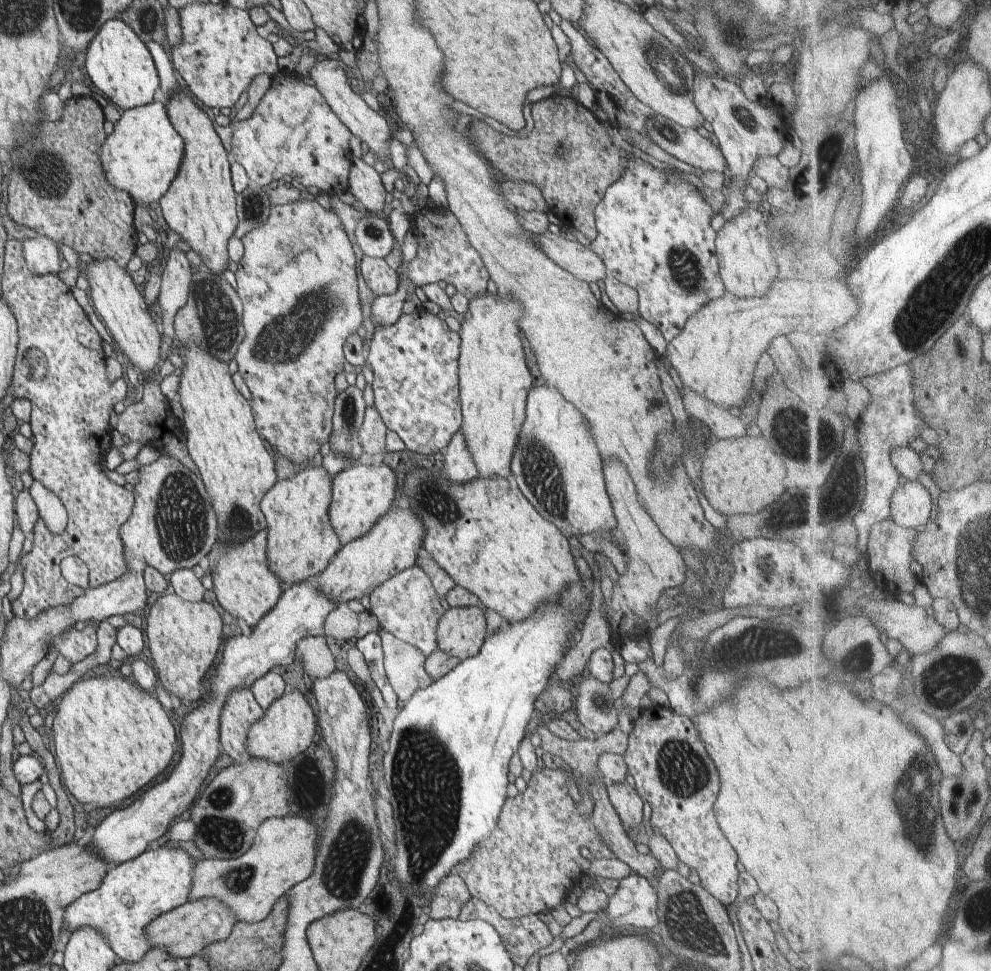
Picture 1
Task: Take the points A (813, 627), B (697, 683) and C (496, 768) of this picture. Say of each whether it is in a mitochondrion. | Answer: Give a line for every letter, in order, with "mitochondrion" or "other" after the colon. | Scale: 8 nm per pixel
A: other
B: mitochondrion
C: other

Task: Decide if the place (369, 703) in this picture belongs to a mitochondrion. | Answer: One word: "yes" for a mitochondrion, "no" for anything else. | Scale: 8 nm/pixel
no

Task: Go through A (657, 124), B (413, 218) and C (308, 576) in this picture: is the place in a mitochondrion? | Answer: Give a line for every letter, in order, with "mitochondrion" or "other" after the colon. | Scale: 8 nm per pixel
A: mitochondrion
B: other
C: other

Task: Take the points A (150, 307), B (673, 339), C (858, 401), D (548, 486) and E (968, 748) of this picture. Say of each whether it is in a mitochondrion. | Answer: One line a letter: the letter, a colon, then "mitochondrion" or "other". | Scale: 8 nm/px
A: other
B: other
C: other
D: mitochondrion
E: other

